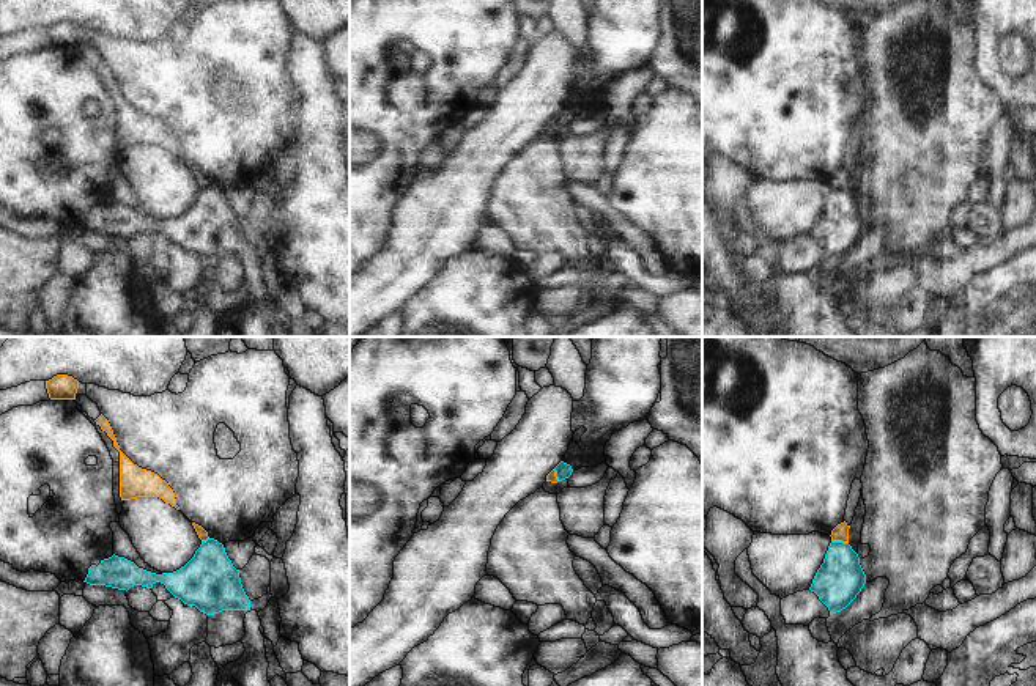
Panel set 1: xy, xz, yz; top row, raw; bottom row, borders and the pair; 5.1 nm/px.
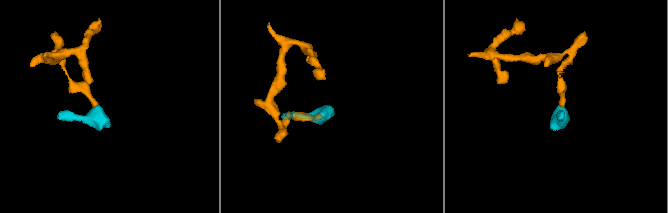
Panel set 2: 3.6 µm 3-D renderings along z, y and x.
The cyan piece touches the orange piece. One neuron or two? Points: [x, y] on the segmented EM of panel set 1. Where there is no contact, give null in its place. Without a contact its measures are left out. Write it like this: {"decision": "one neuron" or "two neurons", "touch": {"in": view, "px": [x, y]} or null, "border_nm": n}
{"decision": "two neurons", "touch": {"in": "yz", "px": [839, 542]}, "border_nm": 90}

